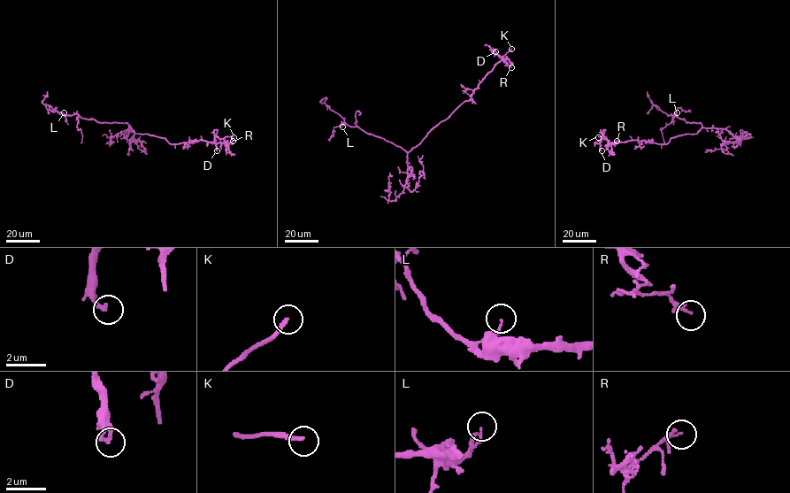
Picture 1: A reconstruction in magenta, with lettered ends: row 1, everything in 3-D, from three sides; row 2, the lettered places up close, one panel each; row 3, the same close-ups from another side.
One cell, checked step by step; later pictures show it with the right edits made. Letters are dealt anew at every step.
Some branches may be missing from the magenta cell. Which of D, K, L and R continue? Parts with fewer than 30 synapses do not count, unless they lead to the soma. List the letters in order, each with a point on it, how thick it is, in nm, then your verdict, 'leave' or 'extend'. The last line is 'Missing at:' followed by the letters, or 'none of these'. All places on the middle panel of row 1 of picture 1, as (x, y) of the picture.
D: at (495, 51); 200 nm thick; leave
K: at (511, 49); 200 nm thick; extend
L: at (342, 127); 100 nm thick; leave
R: at (511, 67); 120 nm thick; leave
Missing at: K

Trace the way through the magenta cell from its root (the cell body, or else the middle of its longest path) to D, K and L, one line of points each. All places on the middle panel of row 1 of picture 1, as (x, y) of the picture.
D: (423, 139), (471, 98), (478, 84), (502, 59), (493, 52), (493, 50), (495, 51)
K: (423, 139), (471, 98), (478, 84), (511, 49)
L: (423, 139), (407, 152), (356, 127), (342, 124), (342, 127)

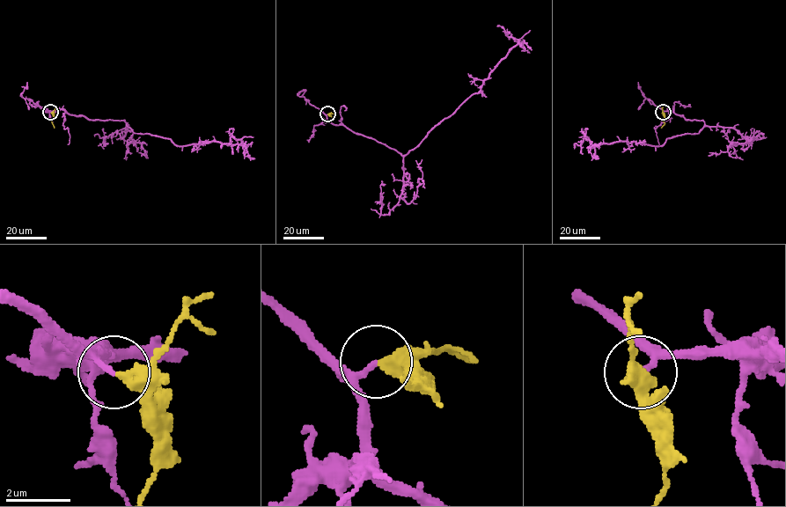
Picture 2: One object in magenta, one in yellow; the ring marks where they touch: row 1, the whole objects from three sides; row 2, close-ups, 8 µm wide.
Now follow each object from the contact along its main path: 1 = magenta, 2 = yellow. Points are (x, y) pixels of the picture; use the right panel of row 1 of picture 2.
1: (663, 112), (673, 109), (704, 126), (660, 146), (592, 144), (585, 136), (574, 148)
2: (663, 112), (664, 123), (661, 128)

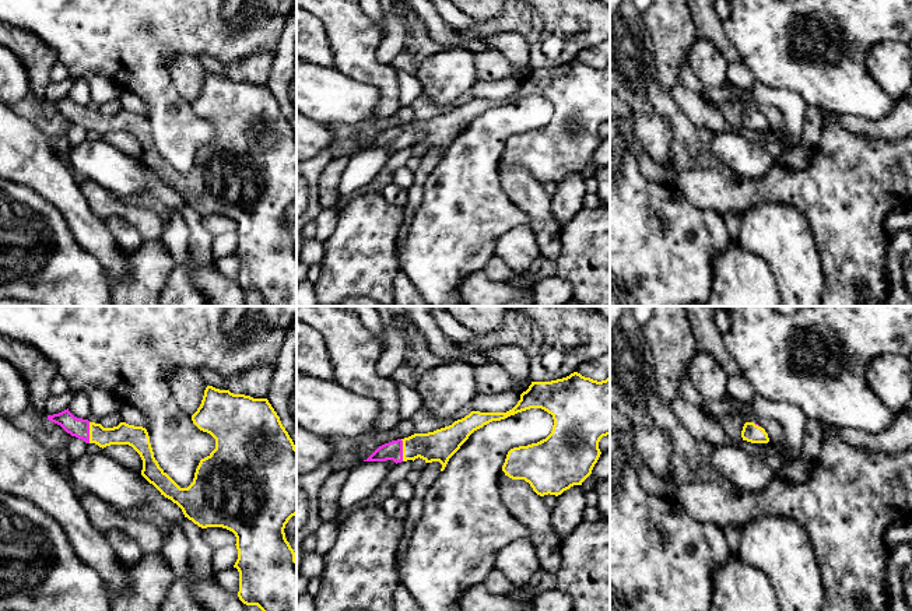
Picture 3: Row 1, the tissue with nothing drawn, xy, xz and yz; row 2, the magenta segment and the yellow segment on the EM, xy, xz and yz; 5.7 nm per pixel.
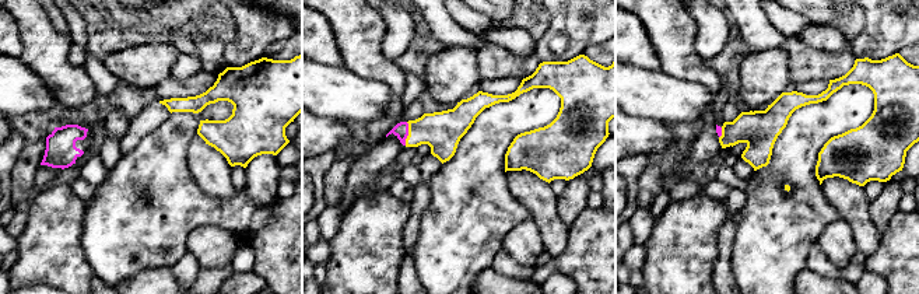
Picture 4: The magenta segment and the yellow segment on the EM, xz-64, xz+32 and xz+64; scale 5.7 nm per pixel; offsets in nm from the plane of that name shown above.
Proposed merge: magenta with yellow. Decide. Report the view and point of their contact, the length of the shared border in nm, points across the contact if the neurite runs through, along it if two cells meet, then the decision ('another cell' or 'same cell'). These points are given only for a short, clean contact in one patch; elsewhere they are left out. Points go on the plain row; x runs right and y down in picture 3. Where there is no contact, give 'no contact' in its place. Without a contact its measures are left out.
meets magenta in xz at (402, 137); contact 130 nm long; same cell

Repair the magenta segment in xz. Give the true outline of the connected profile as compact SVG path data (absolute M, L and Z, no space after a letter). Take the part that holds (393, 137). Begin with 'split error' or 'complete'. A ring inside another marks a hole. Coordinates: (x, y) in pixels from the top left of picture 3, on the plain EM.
split error; M573 59L567 64L551 69L532 69L529 76L520 81L518 91L506 99L471 98L449 113L385 130L364 148L393 147L397 151L407 147L414 148L420 144L425 150L439 148L442 151L441 158L443 158L449 145L474 117L492 108L501 108L530 95L541 95L551 101L554 106L553 117L537 130L511 136L502 152L505 162L512 166L525 166L540 183L548 180L558 183L573 172L582 172L601 141L599 136L600 126L610 122L610 63L597 69Z

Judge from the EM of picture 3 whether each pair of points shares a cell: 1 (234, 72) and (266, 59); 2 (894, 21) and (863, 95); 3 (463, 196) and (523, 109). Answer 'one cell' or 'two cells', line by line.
1: one cell
2: one cell
3: one cell

